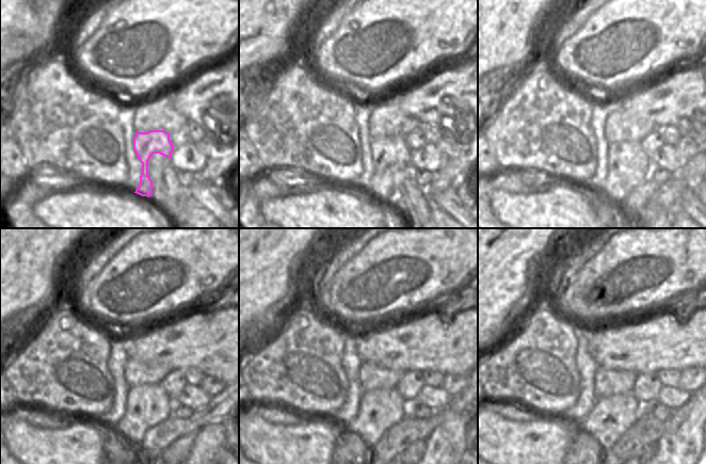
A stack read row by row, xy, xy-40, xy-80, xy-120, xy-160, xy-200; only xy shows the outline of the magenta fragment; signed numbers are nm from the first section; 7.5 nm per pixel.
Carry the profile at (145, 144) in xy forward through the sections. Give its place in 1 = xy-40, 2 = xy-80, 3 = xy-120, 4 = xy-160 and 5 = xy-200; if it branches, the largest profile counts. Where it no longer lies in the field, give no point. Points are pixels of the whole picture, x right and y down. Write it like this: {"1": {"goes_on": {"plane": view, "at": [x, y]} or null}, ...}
{"1": {"goes_on": {"plane": "xy-40", "at": [389, 154]}}, "2": {"goes_on": {"plane": "xy-80", "at": [627, 164]}}, "3": {"goes_on": {"plane": "xy-120", "at": [147, 404]}}, "4": {"goes_on": {"plane": "xy-160", "at": [379, 410]}}, "5": {"goes_on": {"plane": "xy-200", "at": [610, 417]}}}

